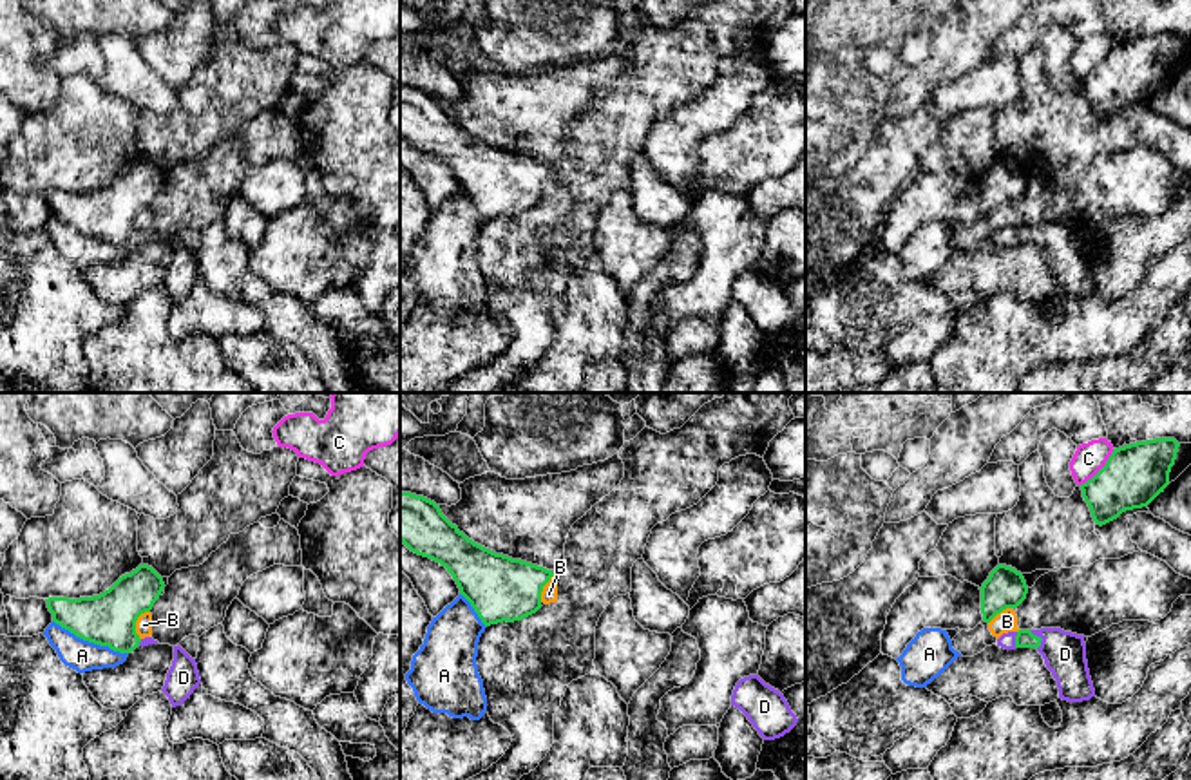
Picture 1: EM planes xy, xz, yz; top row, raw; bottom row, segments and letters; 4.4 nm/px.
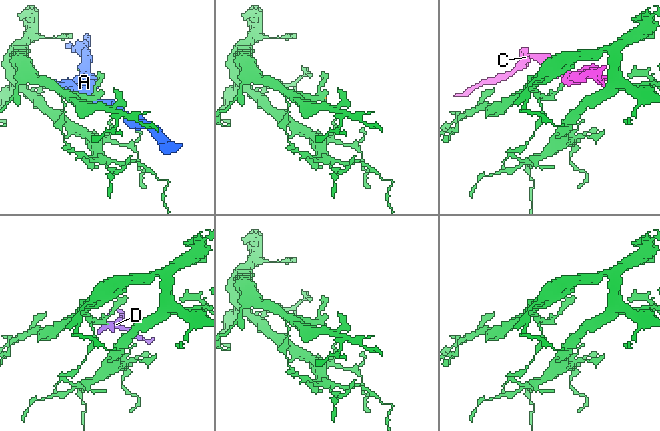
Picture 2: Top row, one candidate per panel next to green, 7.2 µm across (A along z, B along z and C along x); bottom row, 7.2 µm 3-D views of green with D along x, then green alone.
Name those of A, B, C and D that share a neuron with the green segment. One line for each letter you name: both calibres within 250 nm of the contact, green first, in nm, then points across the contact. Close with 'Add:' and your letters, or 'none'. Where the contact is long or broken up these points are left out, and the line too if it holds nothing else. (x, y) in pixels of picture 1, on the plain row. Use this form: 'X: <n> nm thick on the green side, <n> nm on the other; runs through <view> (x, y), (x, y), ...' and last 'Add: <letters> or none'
D: 80 nm thick on the green side, 190 nm on the other; runs through yz (1025, 232), (1041, 234), (1056, 239), (1065, 248)
Add: D

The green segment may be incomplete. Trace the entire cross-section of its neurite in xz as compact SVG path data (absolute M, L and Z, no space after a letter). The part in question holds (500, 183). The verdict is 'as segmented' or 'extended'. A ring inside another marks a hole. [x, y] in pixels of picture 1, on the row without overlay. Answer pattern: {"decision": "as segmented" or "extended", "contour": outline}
{"decision": "as segmented", "contour": "M402 85L400 136L411 147L445 161L485 221L536 208L543 181L554 170L552 165L474 138L434 96Z"}

